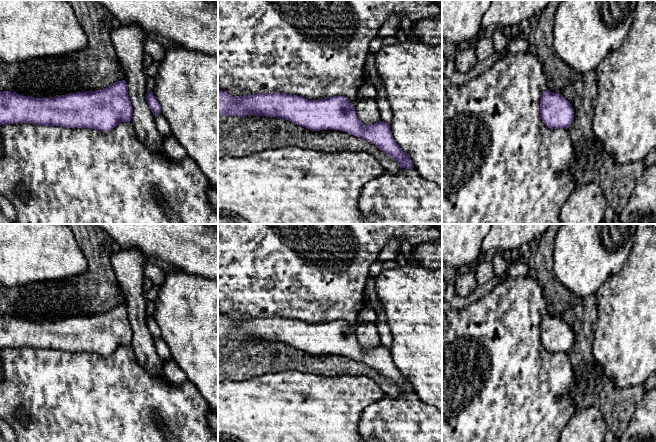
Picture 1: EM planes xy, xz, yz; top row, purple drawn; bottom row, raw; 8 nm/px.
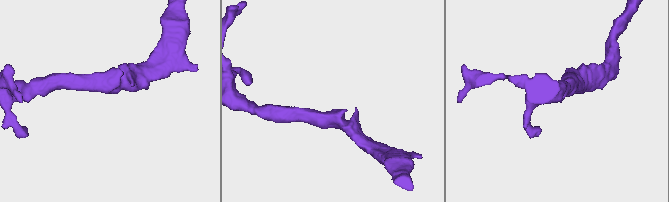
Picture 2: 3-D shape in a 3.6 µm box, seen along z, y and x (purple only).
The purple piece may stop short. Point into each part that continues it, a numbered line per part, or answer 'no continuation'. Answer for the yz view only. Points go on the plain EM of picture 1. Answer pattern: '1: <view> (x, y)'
no continuation

